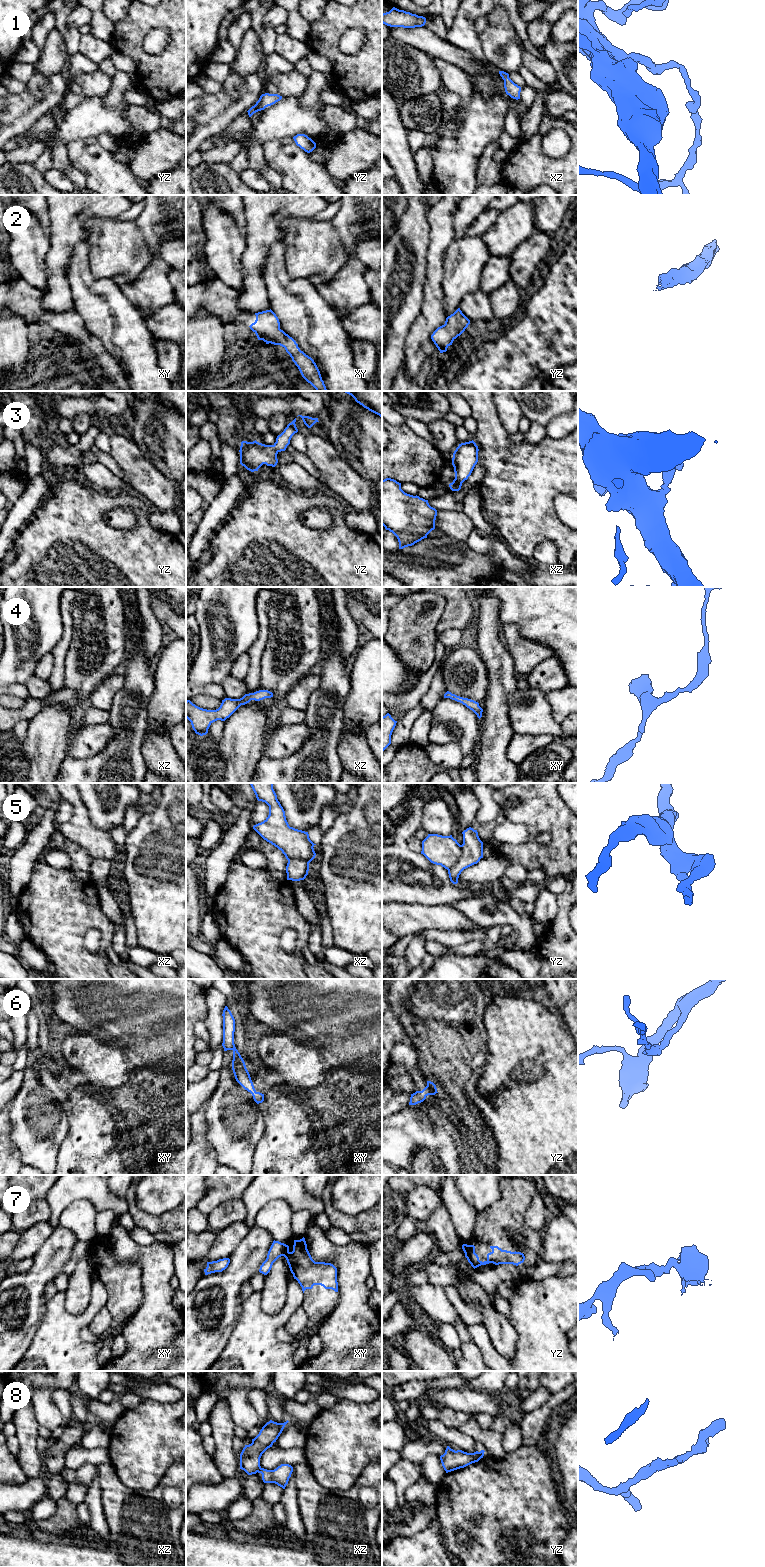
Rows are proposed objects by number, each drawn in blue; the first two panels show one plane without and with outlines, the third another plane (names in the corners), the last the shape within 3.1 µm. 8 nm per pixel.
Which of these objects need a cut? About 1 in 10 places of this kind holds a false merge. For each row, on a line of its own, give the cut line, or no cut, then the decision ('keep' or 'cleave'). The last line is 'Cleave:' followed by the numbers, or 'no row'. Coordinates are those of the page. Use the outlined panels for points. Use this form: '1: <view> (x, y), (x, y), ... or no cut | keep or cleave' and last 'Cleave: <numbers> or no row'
1: no cut | keep
2: no cut | keep
3: no cut | keep
4: no cut | keep
5: yz (461, 845), (460, 858), (448, 870) | cleave
6: no cut | keep
7: xy (285, 1244), (285, 1253), (283, 1255) | cleave
8: xz (260, 1467), (256, 1471) | cleave
Cleave: 5, 7, 8

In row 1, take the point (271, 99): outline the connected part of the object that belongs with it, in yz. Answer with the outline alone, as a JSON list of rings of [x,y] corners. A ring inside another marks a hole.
[[[269,93],[262,94],[259,100],[256,102],[256,104],[247,111],[249,117],[251,117],[254,113],[264,110],[266,107],[275,104],[281,99],[282,96],[278,94],[269,94]]]

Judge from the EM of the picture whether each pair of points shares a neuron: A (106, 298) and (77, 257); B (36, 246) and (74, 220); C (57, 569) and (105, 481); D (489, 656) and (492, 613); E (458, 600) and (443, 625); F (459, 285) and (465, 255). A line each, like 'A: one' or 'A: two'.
A: one
B: two
C: two
D: one
E: one
F: one

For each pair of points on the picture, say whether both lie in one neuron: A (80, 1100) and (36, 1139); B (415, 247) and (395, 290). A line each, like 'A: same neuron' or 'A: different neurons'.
A: different neurons
B: same neuron

